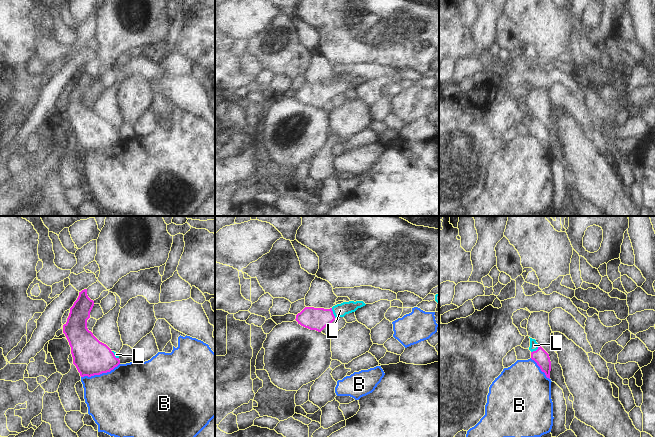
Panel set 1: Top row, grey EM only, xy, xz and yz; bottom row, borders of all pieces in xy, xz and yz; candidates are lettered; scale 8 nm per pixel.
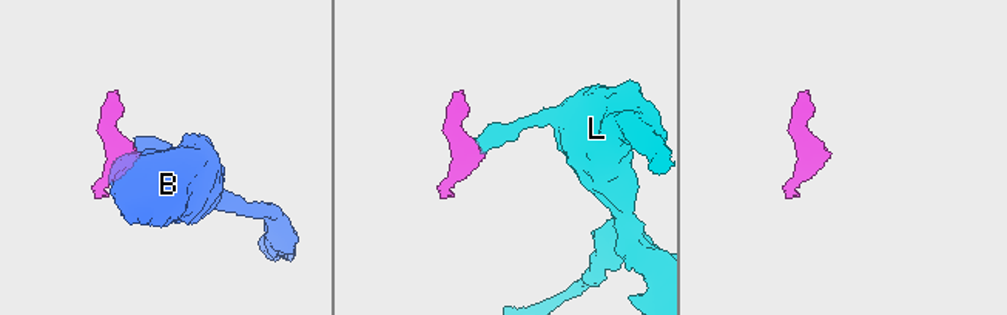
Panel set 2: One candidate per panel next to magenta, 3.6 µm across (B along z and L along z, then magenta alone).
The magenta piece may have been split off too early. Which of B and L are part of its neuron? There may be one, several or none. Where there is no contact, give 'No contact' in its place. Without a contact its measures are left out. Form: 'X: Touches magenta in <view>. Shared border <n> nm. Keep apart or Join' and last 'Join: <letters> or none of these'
B: Touches magenta in xy. Shared border 340 nm. Keep apart
L: Touches magenta in xz. Shared border 90 nm. Join
Join: L

